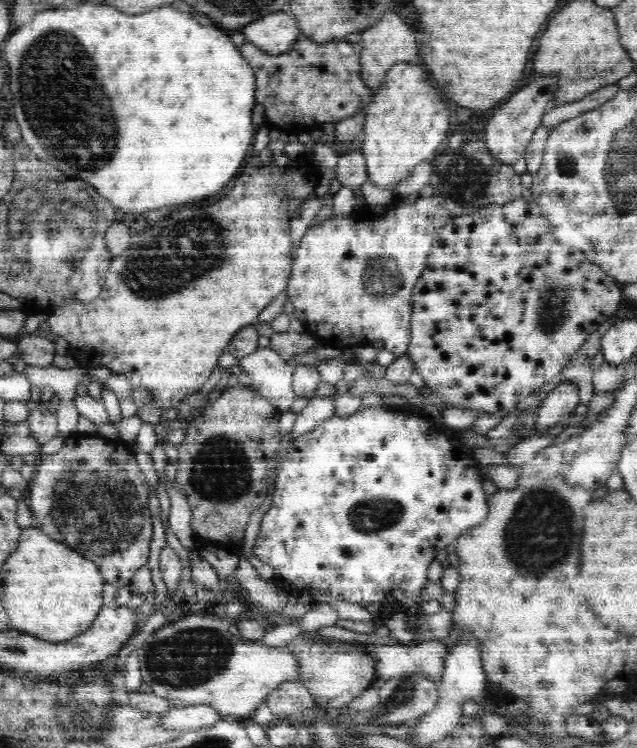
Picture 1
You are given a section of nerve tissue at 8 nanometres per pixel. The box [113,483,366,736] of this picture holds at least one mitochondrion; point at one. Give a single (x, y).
(188, 657)

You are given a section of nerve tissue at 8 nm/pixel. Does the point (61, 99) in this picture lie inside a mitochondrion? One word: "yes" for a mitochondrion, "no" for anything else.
yes

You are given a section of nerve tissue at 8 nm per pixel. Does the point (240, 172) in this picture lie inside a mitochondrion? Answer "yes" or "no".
no

